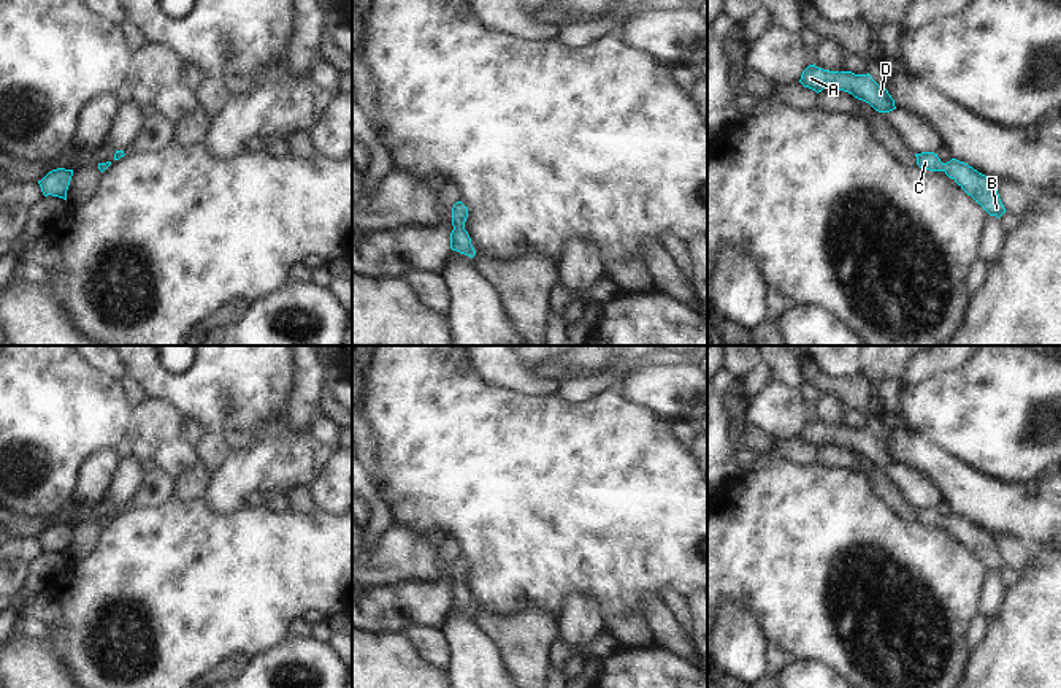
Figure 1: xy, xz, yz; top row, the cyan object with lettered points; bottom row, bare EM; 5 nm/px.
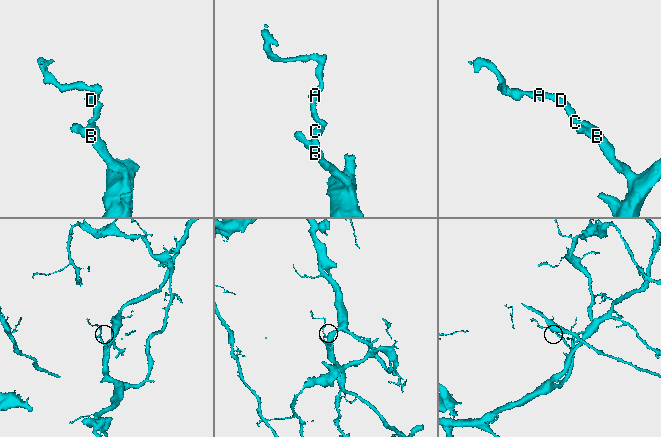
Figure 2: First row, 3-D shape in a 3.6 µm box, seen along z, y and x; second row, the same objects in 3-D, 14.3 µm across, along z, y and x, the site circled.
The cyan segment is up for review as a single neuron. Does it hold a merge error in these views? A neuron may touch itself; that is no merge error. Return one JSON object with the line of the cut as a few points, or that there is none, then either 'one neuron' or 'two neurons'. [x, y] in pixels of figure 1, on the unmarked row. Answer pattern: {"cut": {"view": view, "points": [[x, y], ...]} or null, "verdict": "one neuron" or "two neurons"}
{"cut": null, "verdict": "one neuron"}

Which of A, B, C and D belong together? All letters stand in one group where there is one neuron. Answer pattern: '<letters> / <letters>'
A B C D

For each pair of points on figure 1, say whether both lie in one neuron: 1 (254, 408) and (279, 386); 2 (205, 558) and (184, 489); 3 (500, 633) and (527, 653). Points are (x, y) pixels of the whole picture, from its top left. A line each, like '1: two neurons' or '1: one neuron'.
1: one neuron
2: two neurons
3: one neuron

